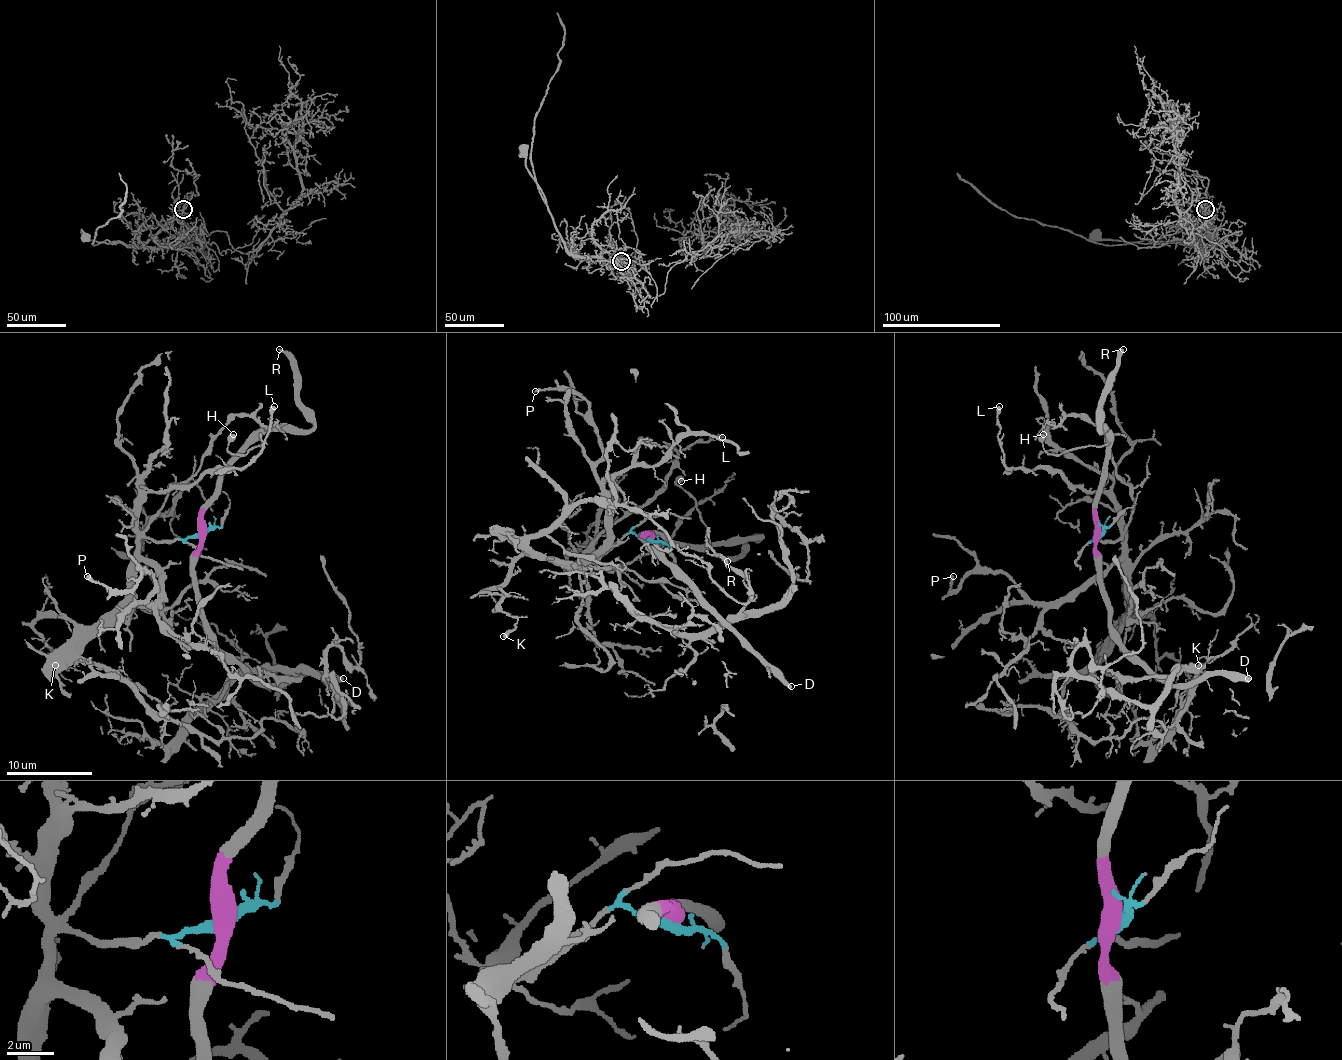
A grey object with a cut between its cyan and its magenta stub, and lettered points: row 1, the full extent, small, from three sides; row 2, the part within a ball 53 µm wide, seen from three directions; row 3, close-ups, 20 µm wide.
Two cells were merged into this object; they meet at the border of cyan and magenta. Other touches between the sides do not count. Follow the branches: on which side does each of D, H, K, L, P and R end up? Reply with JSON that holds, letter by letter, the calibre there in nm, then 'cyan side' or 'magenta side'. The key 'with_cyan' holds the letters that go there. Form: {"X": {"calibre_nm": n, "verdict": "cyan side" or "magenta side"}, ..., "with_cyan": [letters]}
{"D": {"calibre_nm": 460, "verdict": "magenta side"}, "H": {"calibre_nm": 550, "verdict": "magenta side"}, "K": {"calibre_nm": 400, "verdict": "cyan side"}, "L": {"calibre_nm": 360, "verdict": "cyan side"}, "P": {"calibre_nm": 300, "verdict": "cyan side"}, "R": {"calibre_nm": 320, "verdict": "magenta side"}, "with_cyan": ["K", "L", "P"]}

